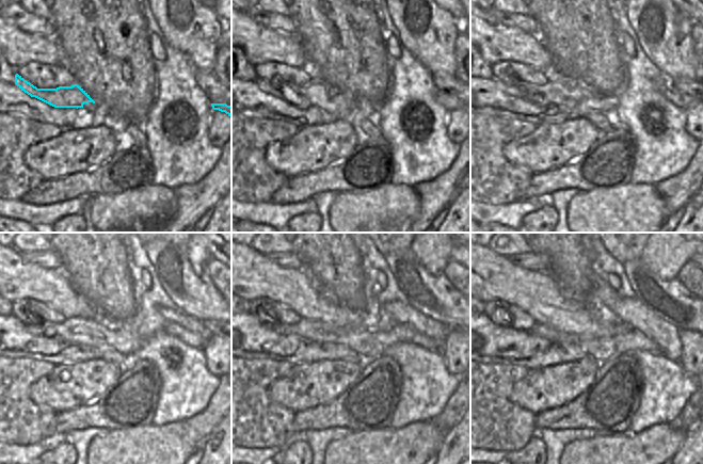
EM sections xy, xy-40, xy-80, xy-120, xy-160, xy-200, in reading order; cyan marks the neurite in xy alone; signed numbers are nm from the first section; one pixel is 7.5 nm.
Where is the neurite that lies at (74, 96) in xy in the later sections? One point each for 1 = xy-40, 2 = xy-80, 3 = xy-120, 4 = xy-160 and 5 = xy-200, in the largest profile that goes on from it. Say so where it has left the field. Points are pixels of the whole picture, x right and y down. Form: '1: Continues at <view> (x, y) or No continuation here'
1: Continues at xy-40 (317, 93)
2: Continues at xy-80 (557, 91)
3: Continues at xy-120 (78, 330)
4: Continues at xy-160 (368, 344)
5: Continues at xy-200 (601, 349)

